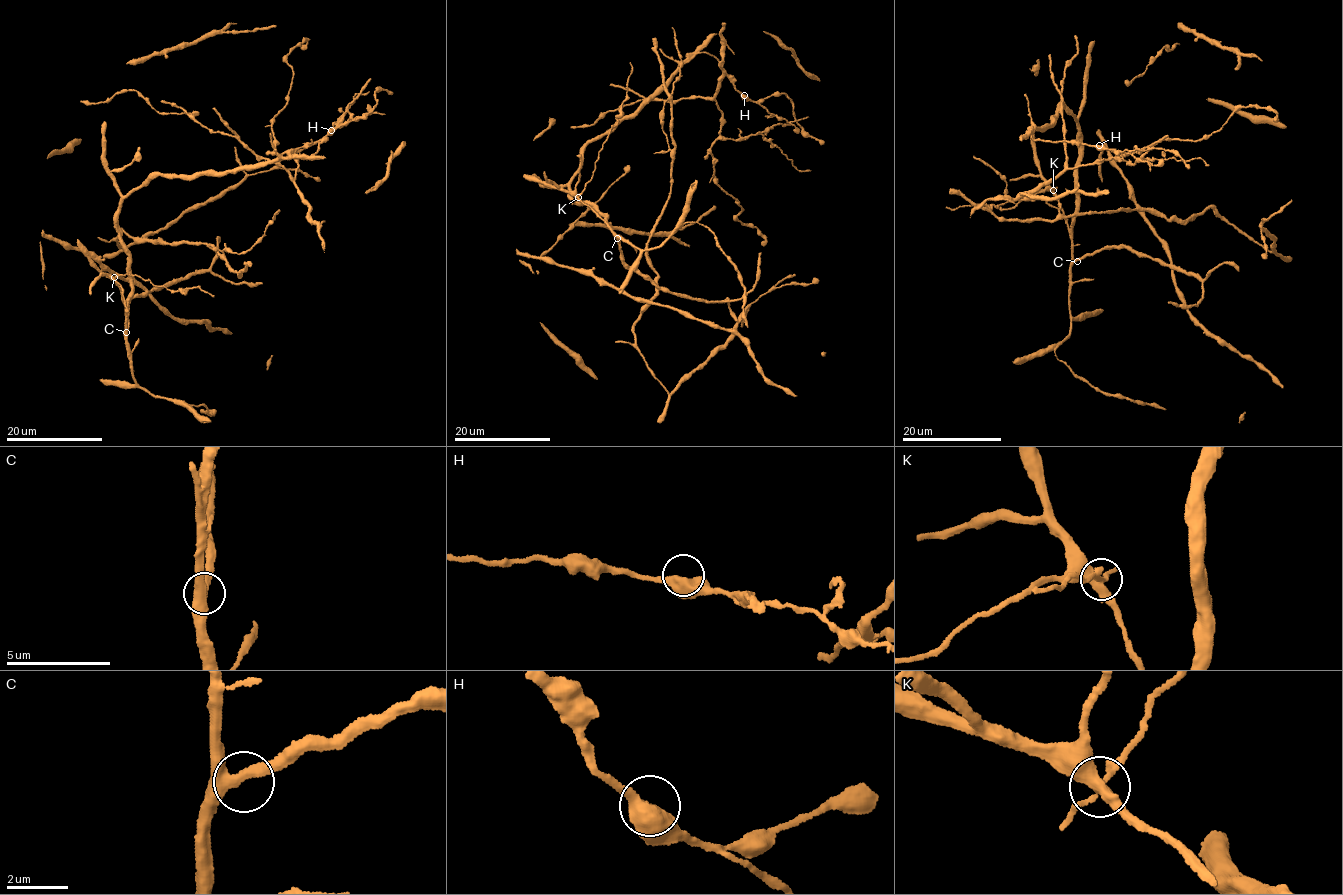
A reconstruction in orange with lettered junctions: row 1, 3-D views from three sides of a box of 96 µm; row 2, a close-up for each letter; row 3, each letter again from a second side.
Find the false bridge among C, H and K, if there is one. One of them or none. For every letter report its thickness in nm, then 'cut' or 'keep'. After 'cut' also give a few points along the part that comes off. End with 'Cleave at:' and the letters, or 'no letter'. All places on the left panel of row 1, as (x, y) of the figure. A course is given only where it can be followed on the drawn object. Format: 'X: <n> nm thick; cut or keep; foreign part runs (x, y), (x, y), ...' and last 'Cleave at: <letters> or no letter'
C: 360 nm thick; keep
H: 400 nm thick; keep
K: 360 nm thick; cut; foreign part runs (114, 277), (136, 275), (176, 291), (199, 286), (214, 296)
Cleave at: K

